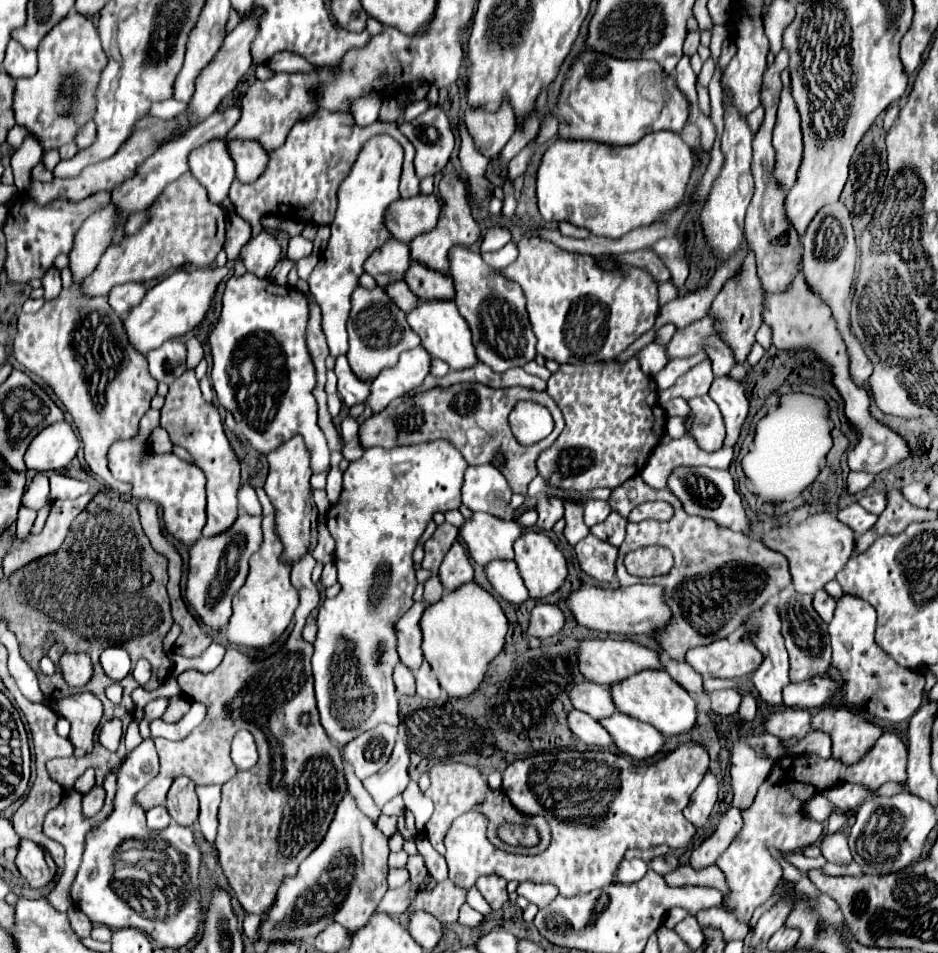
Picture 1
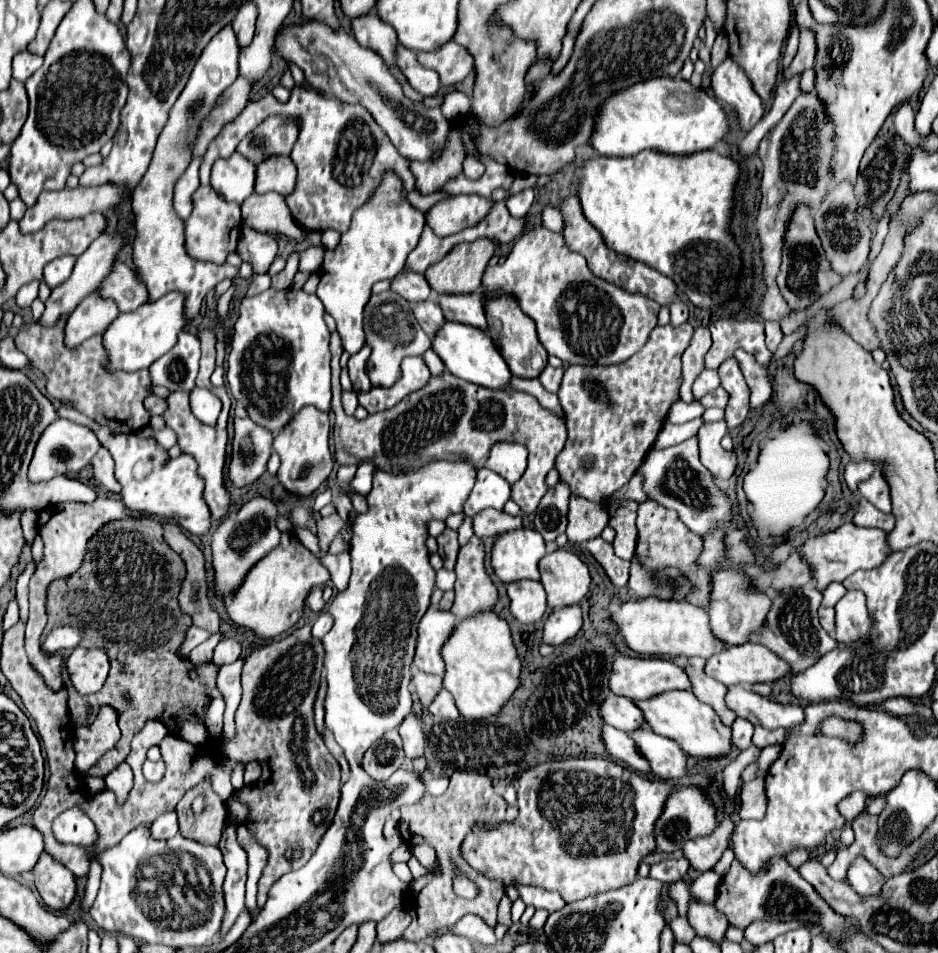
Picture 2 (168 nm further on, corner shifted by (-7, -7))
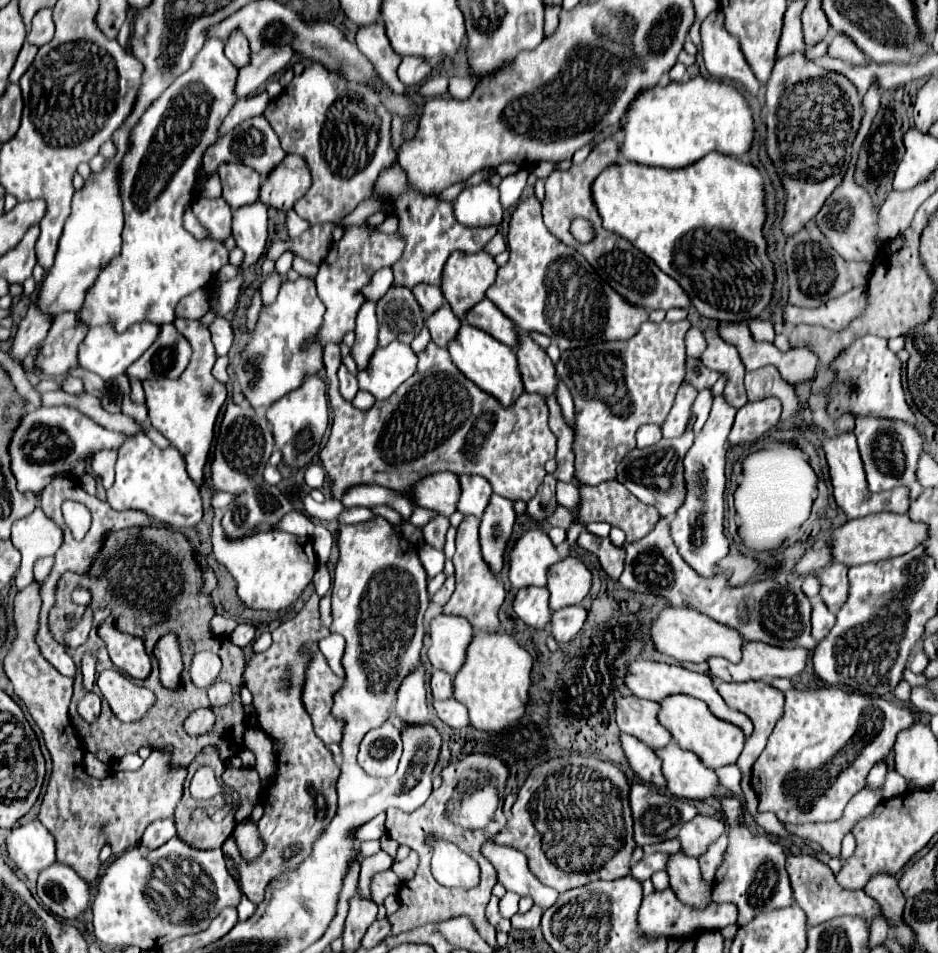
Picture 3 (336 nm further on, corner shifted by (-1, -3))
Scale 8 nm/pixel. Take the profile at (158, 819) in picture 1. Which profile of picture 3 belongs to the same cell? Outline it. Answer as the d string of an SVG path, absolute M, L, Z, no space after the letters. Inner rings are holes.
M165 818L165 820L157 820L145 828L141 844L145 844L145 848L149 848L149 850L155 850L155 848L163 846L167 840L171 840L173 836L175 836L175 820Z

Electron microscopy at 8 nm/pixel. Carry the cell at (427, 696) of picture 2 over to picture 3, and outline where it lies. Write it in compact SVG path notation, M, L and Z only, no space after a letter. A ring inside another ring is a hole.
M441 670L433 672L431 678L431 690L433 690L433 698L435 700L449 700L453 698L453 676Z

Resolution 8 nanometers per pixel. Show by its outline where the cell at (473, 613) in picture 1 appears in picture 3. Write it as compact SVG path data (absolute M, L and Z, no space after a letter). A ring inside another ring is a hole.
M475 634L467 650L467 660L453 680L455 698L469 708L471 726L481 732L499 734L521 720L525 716L525 708L529 704L529 688L533 684L531 668L533 656L509 634Z

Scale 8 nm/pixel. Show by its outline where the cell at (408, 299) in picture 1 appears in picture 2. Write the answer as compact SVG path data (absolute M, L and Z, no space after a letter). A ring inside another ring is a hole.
M435 294L431 298L427 298L425 302L415 304L413 316L417 318L419 326L425 330L425 334L429 338L433 338L435 332L445 324L445 318L443 318L443 312L441 312L441 308L437 304L437 296Z

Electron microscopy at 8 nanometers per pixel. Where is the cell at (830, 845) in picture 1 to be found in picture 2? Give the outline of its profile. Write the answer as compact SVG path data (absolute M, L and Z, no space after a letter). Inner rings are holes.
M857 856L849 870L847 870L847 882L853 886L853 890L861 896L873 896L881 890L885 878L879 874L875 866L871 866L863 856Z

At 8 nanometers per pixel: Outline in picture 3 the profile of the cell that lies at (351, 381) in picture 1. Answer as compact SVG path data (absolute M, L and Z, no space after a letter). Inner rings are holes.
M365 300L357 314L357 328L355 328L355 344L351 348L351 354L355 362L359 364L359 370L367 366L369 358L373 356L377 348L377 334L379 334L379 324L377 324L377 312L375 312L375 302Z

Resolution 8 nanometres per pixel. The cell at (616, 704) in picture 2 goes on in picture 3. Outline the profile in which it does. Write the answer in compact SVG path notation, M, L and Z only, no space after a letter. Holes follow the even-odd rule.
M637 696L621 698L615 704L615 716L621 732L635 736L653 750L665 748L665 744L673 740L673 736L669 736L669 730L657 720L659 710L659 702L641 700Z

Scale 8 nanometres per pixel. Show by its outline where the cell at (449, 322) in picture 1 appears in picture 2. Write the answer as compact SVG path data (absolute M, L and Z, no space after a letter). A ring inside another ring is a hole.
M447 322L447 324L443 324L443 328L433 338L433 350L445 362L447 370L453 376L463 378L463 380L473 382L473 384L479 384L483 388L501 390L507 386L507 382L511 378L511 372L509 372L507 364L503 362L499 350L495 348L493 340L487 336L487 332L483 332L479 328Z

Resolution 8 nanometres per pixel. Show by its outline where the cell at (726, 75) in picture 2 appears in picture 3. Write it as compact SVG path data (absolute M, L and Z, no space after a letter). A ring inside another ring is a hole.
M721 10L711 12L701 22L699 34L701 54L709 74L717 80L731 80L743 84L749 90L749 94L757 96L759 82L737 44L737 38L725 30Z

